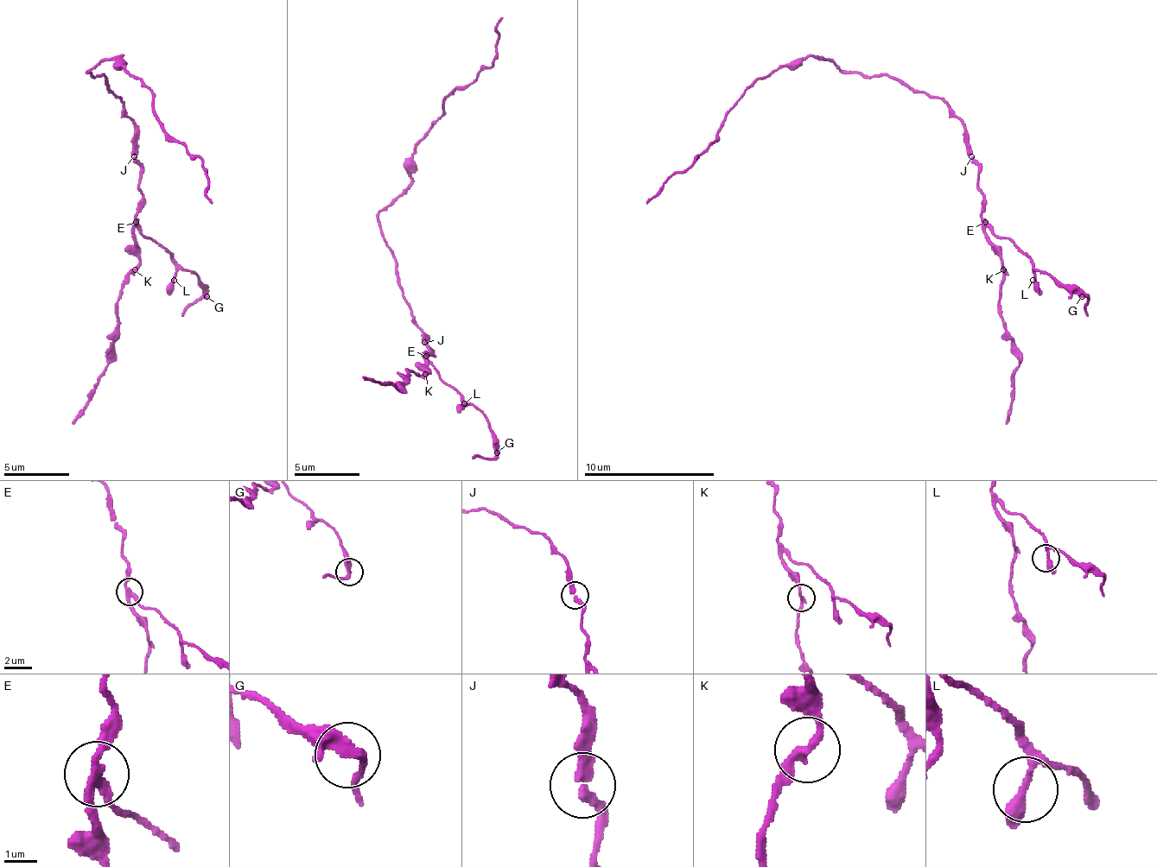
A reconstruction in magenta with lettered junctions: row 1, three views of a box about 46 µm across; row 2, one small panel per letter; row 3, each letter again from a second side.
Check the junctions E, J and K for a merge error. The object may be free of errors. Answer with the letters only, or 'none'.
E

